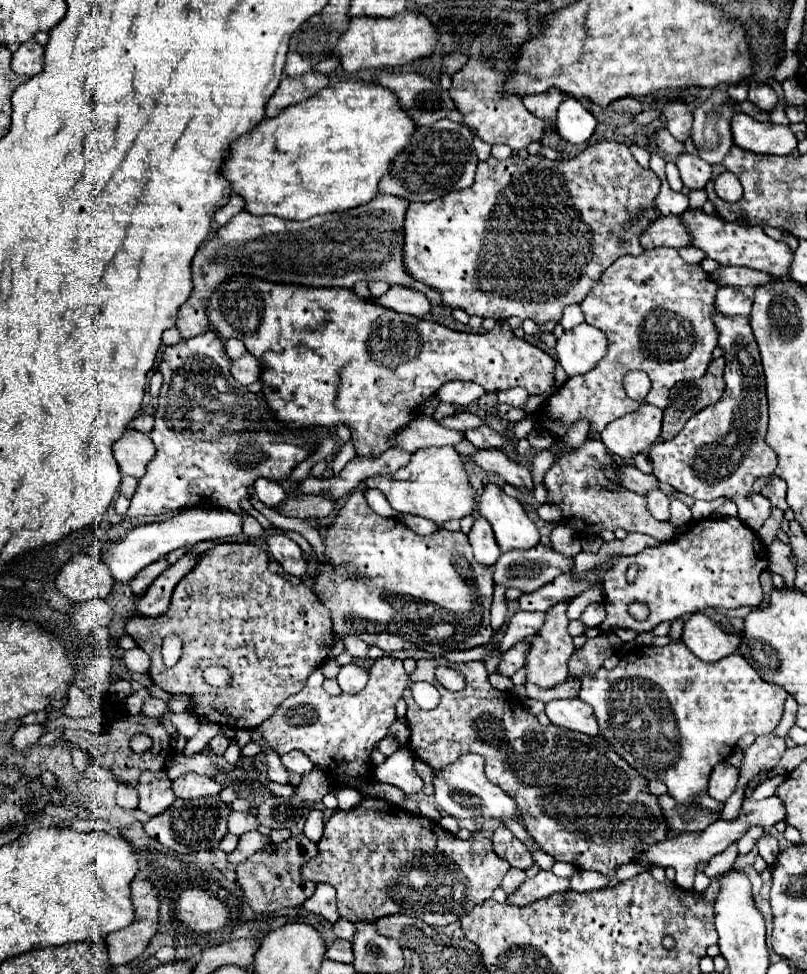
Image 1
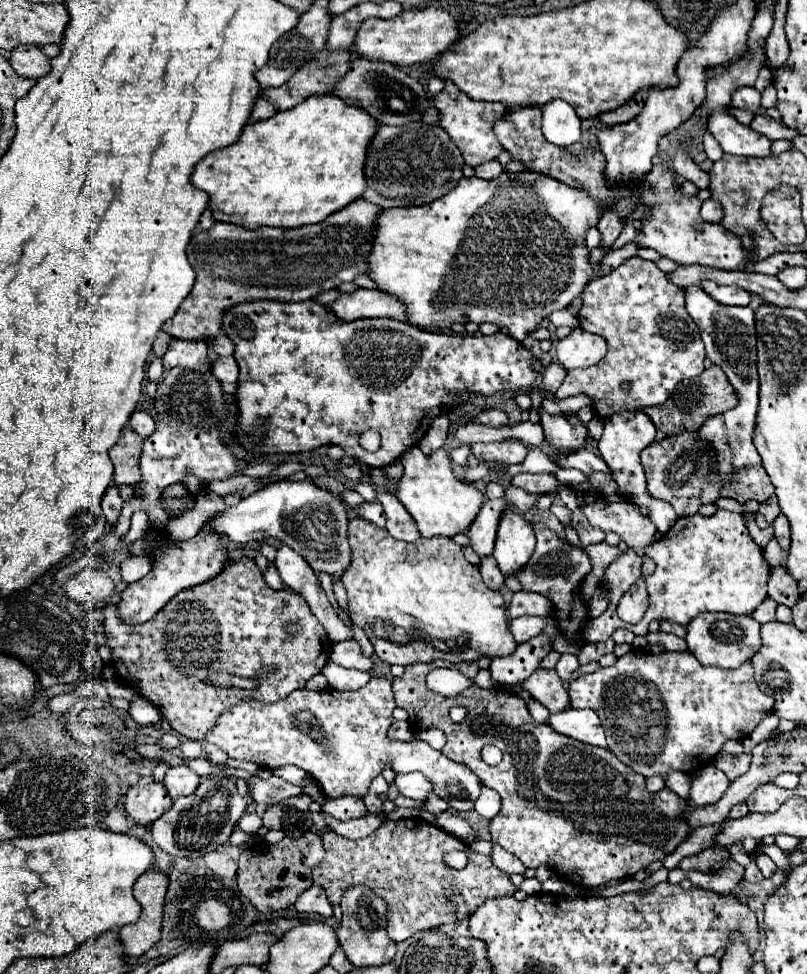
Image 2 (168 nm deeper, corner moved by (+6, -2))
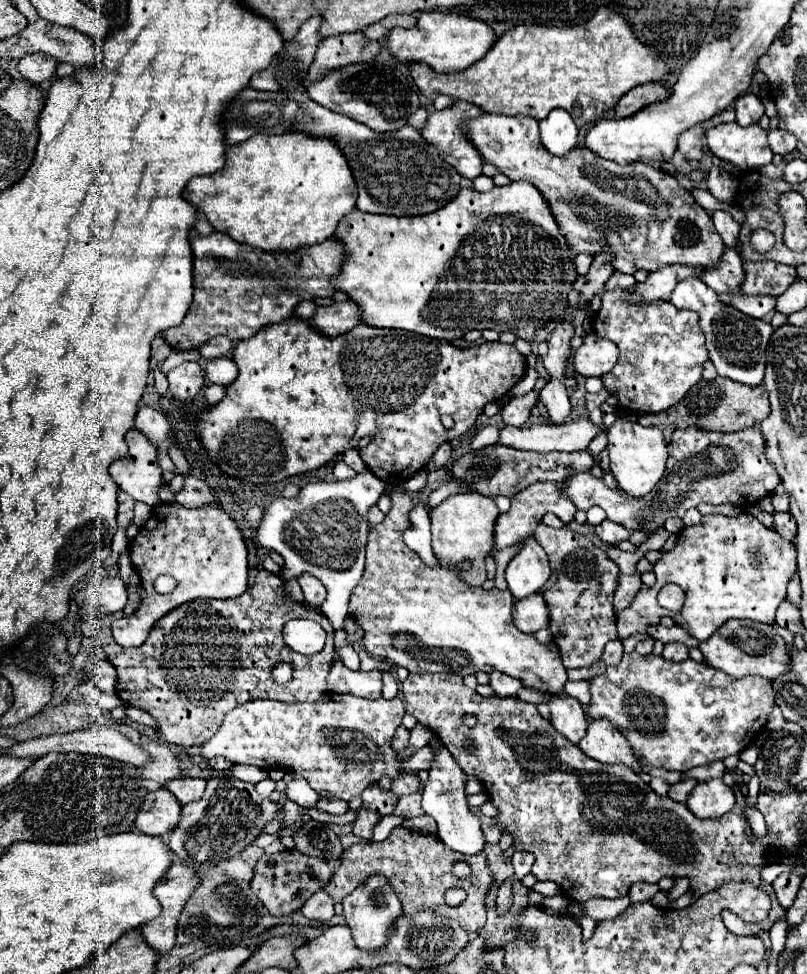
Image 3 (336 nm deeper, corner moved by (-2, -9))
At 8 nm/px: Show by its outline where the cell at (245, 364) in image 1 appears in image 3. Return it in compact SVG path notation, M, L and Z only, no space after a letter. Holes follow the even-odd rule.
M220 357L220 359L210 359L204 367L204 377L210 383L216 385L230 385L236 377L238 377L238 367L234 365L234 361L230 357Z

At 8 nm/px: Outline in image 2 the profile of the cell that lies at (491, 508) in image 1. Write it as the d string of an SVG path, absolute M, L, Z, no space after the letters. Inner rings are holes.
M506 508L496 534L496 546L494 546L494 558L504 574L510 574L518 568L522 568L530 554L534 552L536 536L532 530L532 524L524 520L522 514Z

